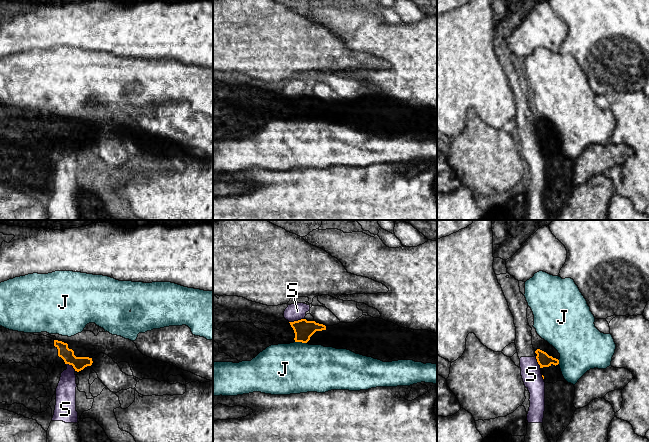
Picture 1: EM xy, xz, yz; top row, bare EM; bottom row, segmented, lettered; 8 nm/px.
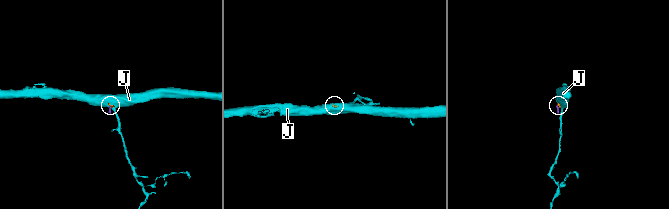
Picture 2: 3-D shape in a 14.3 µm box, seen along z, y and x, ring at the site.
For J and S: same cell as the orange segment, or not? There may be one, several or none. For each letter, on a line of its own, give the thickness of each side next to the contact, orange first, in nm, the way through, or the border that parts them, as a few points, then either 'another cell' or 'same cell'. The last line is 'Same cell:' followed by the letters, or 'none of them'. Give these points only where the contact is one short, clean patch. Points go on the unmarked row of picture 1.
J: calibres 160 and 400 nm; another cell
S: calibres 160 and 140 nm; border xz (303, 94), (289, 98); another cell
Same cell: none of them

